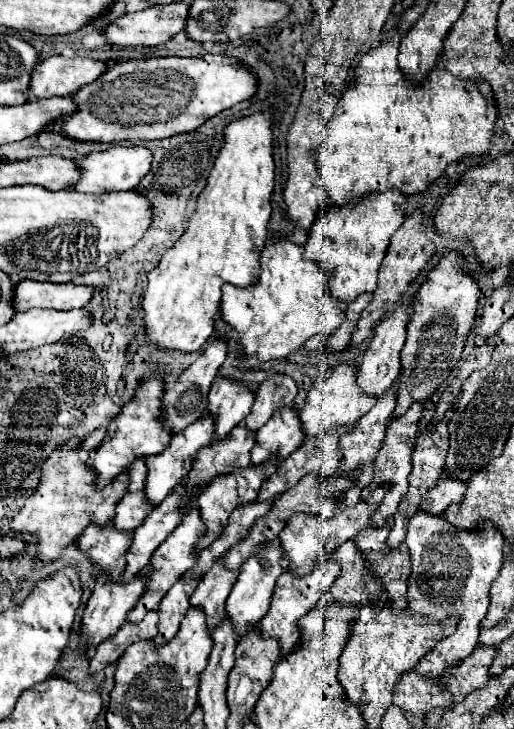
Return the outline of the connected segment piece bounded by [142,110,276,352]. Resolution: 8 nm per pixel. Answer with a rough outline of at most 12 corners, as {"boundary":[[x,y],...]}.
{"boundary":[[274,110],[224,128],[186,232],[148,274],[152,342],[194,352],[260,274]]}

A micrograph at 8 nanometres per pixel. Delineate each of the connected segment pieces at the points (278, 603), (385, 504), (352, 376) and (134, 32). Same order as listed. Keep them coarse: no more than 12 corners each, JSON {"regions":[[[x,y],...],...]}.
{"regions":[[[336,560],[296,578],[282,572],[270,610],[264,636],[282,654],[298,644],[296,622],[330,590],[340,574]],[[426,404],[392,418],[374,482],[392,482],[372,516],[380,526],[408,490],[410,454]],[[342,360],[300,410],[306,436],[348,428],[376,404]],[[190,2],[122,14],[110,46],[158,46],[184,30]]]}

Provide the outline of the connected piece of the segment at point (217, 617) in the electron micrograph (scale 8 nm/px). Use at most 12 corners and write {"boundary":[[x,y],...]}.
{"boundary":[[222,558],[204,574],[192,606],[206,612],[210,630],[226,616],[224,602],[240,570]]}

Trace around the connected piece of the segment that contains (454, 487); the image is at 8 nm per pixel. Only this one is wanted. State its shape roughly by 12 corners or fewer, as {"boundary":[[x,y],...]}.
{"boundary":[[444,478],[422,496],[420,508],[442,514],[466,494],[466,482]]}

